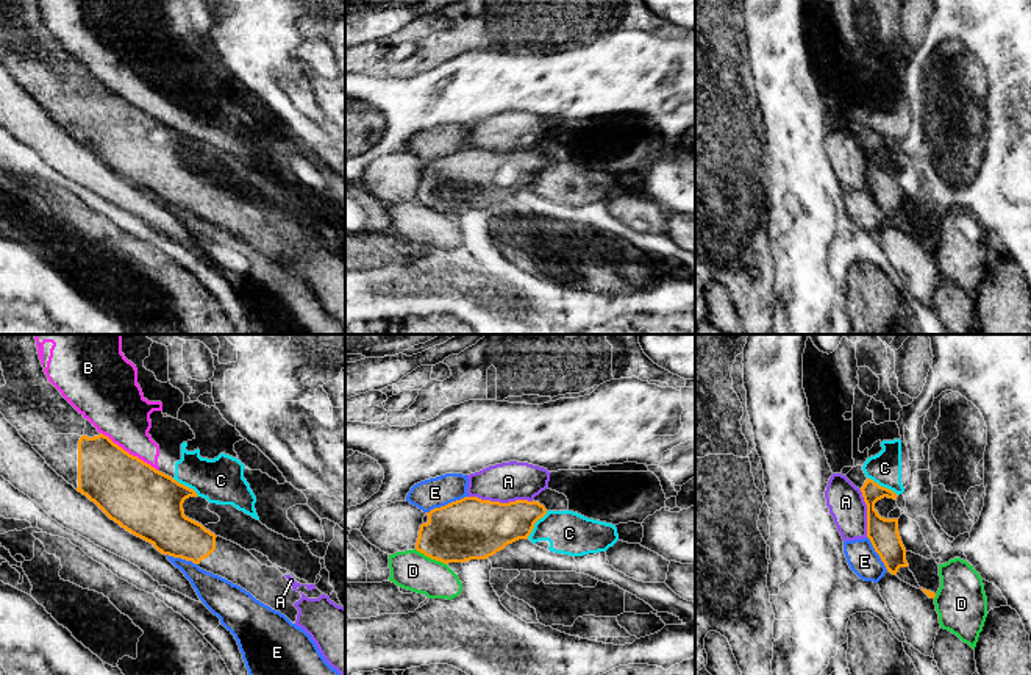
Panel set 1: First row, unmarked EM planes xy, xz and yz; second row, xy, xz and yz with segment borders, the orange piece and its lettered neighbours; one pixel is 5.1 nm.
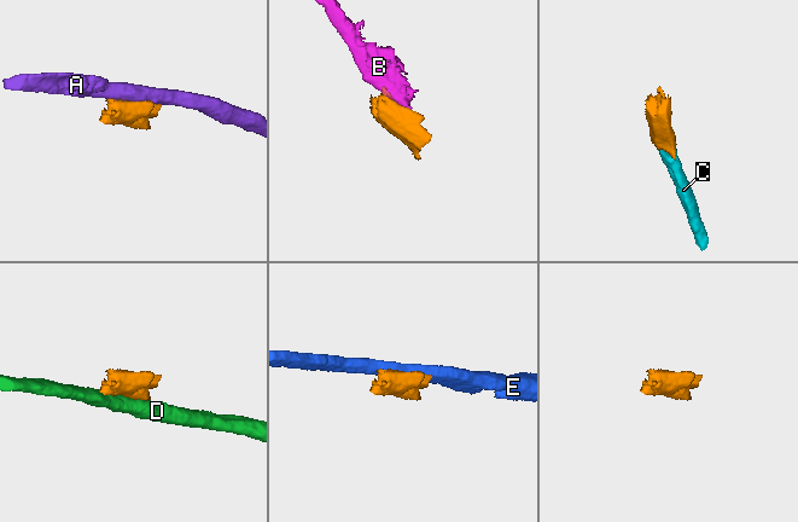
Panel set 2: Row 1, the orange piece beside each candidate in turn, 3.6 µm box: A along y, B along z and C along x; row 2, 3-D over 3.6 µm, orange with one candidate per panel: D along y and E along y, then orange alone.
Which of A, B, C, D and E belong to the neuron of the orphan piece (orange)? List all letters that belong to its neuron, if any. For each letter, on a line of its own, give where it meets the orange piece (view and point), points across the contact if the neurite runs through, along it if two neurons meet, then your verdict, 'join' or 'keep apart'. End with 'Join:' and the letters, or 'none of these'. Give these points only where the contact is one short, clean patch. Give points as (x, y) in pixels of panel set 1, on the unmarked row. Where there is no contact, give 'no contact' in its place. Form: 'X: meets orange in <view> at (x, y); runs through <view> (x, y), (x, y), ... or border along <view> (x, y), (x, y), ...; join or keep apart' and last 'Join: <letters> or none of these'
A: meets orange in xz at (502, 153); keep apart
B: meets orange in xy at (128, 103); border along xy (100, 82), (158, 121); keep apart
C: meets orange in yz at (881, 136); border along yz (867, 127), (889, 138), (897, 146); keep apart
D: meets orange in xz at (430, 207); keep apart
E: meets orange in xz at (449, 153); keep apart
Join: none of these

